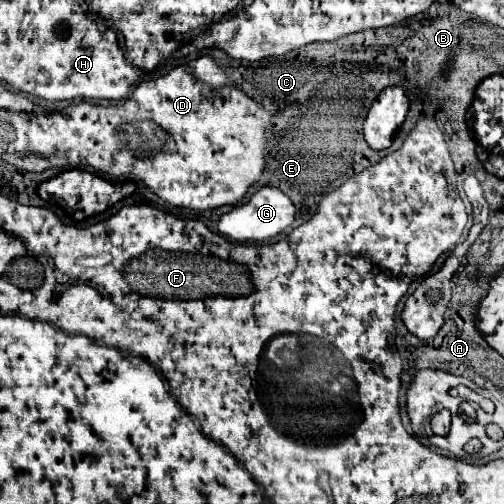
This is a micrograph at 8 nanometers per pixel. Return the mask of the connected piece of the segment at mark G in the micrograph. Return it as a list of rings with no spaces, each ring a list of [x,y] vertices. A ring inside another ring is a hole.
[[[261,187],[247,203],[233,207],[219,219],[219,233],[231,237],[233,241],[265,241],[291,227],[293,221],[295,221],[295,207],[291,199],[279,189]]]

